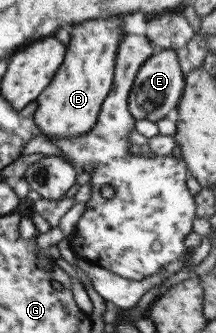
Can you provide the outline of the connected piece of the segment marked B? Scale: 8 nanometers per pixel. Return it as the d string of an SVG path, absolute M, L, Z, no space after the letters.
M121 19L79 23L71 31L65 58L49 85L36 99L35 126L46 138L79 138L96 127L102 103L111 91L116 52L119 42L127 35L119 29Z

